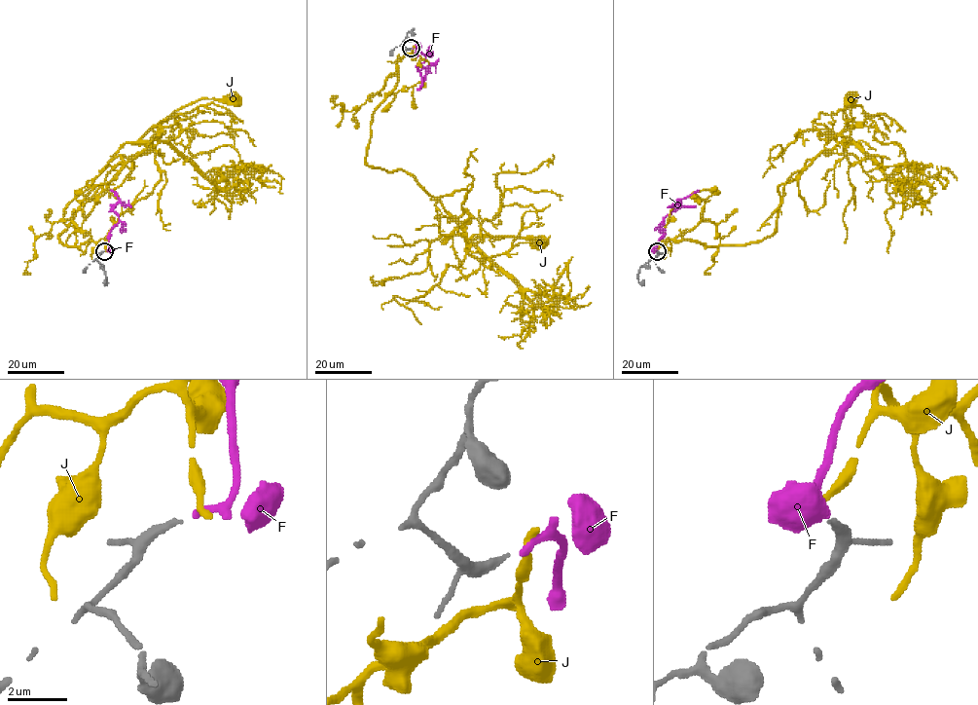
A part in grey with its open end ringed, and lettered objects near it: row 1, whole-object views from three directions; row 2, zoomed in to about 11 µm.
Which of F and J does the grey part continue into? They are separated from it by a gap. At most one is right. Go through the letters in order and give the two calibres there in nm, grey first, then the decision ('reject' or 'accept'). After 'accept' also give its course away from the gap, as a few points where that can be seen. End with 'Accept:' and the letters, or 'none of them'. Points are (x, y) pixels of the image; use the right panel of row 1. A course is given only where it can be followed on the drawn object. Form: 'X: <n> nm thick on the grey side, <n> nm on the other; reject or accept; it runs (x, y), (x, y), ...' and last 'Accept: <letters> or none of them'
F: 240 nm thick on the grey side, 240 nm on the other; accept; it runs (657, 251), (663, 219), (678, 199), (699, 190)
J: 240 nm thick on the grey side, 280 nm on the other; reject
Accept: F

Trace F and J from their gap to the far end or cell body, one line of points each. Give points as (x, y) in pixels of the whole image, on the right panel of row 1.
F: (657, 251), (663, 219), (678, 199), (699, 190)
J: (656, 250), (662, 239), (771, 236), (778, 186), (859, 123), (843, 118), (851, 98)

